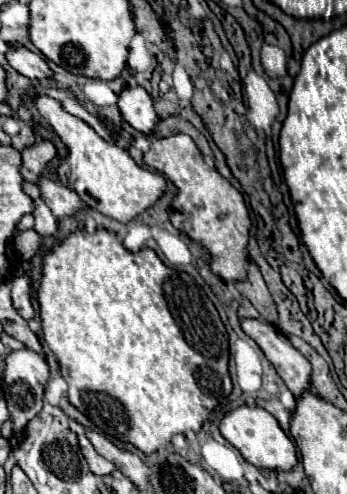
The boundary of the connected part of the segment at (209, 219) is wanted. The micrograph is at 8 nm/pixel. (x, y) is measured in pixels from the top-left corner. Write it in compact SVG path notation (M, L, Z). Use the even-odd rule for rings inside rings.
M184 133L152 139L150 149L144 153L144 163L174 183L178 193L170 203L170 221L178 231L210 253L212 273L222 279L244 279L250 215L240 191L236 191L216 169L204 163L198 147Z

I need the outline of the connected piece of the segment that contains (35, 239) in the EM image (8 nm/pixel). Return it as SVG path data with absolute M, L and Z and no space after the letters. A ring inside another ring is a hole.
M34 229L20 231L18 237L14 239L14 250L22 260L28 261L40 245L40 235Z

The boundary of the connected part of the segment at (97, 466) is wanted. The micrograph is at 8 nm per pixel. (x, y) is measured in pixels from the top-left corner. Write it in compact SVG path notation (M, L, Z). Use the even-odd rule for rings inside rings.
M84 433L78 435L78 439L80 439L80 449L82 449L82 453L84 453L84 457L86 457L88 465L90 465L90 471L92 471L94 475L104 477L104 475L110 475L110 473L116 469L110 461L106 461L104 457L100 457L100 455L96 453L96 449L92 449L92 445L88 445L88 439L84 437Z

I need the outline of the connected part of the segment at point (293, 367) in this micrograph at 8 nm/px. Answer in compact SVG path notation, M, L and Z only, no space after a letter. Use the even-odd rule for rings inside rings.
M240 319L242 331L258 343L266 359L274 365L276 373L284 379L294 397L300 397L310 383L310 363L298 349L294 349L280 329L262 319Z

